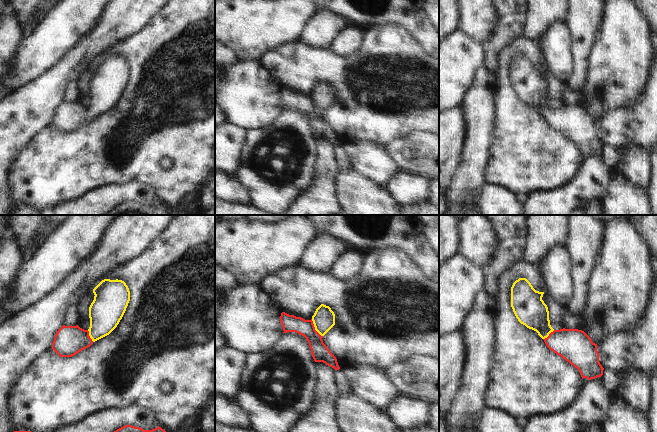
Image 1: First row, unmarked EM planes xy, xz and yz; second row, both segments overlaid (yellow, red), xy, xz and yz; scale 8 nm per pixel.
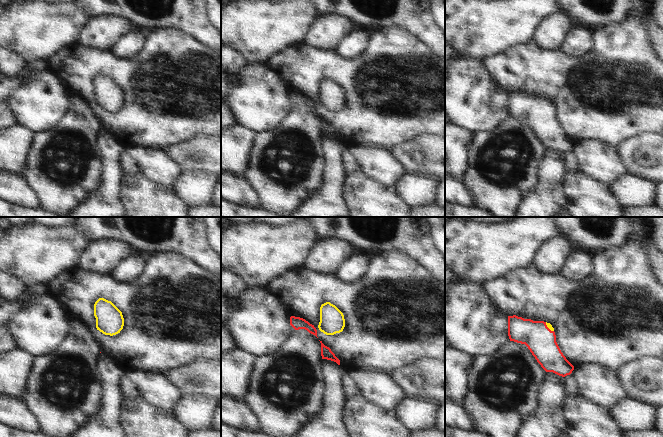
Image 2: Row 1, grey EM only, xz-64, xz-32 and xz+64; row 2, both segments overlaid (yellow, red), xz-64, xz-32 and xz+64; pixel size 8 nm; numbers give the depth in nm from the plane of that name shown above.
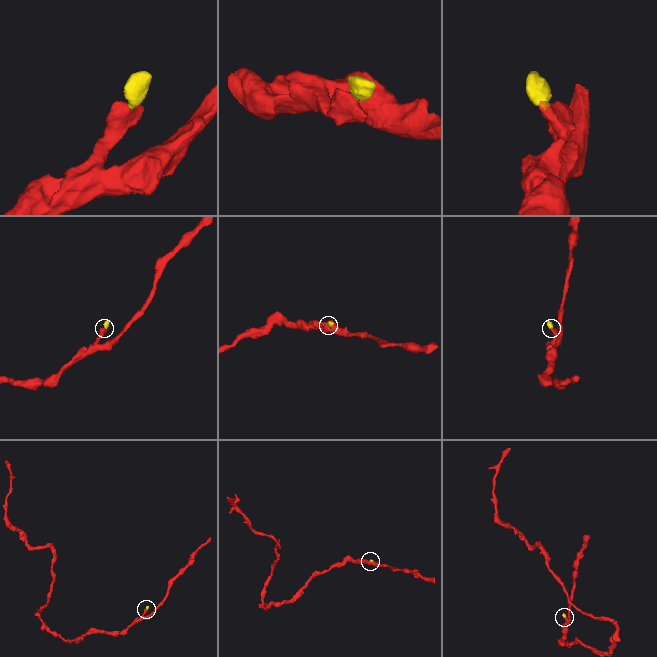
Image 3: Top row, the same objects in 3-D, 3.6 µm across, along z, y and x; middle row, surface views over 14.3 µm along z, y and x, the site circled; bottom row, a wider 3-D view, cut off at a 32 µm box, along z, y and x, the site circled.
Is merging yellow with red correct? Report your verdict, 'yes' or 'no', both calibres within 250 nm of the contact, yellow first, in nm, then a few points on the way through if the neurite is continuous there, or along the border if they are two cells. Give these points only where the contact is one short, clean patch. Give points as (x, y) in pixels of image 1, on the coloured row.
yes; 180 nm thick on the yellow side, 140 nm on the other; runs through xz (323, 319), (315, 328), (305, 328), (290, 323)

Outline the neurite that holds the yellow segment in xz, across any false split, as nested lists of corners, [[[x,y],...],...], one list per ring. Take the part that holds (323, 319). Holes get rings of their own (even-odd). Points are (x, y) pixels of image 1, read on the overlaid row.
[[[321,304],[311,320],[282,312],[280,322],[283,333],[296,332],[306,338],[315,362],[323,362],[335,370],[340,369],[336,357],[322,340],[323,336],[335,325],[335,314],[329,306]]]

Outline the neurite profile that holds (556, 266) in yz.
[[[566,245],[551,249],[541,262],[545,291],[563,307],[569,308],[573,296],[571,260]]]

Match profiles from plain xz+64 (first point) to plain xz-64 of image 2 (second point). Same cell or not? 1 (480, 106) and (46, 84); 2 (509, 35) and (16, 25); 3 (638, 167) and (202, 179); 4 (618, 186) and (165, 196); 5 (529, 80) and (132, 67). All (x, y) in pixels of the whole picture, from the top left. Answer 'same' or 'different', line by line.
1: same
2: same
3: different
4: different
5: same

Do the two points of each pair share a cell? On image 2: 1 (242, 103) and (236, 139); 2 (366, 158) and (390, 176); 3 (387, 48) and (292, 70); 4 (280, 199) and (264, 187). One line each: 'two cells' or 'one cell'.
1: two cells
2: one cell
3: one cell
4: one cell

